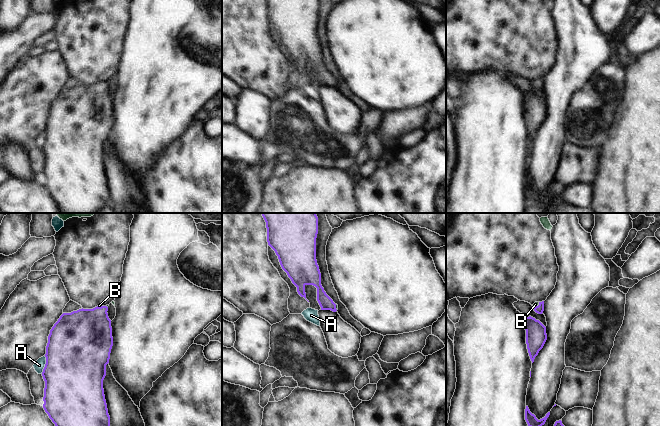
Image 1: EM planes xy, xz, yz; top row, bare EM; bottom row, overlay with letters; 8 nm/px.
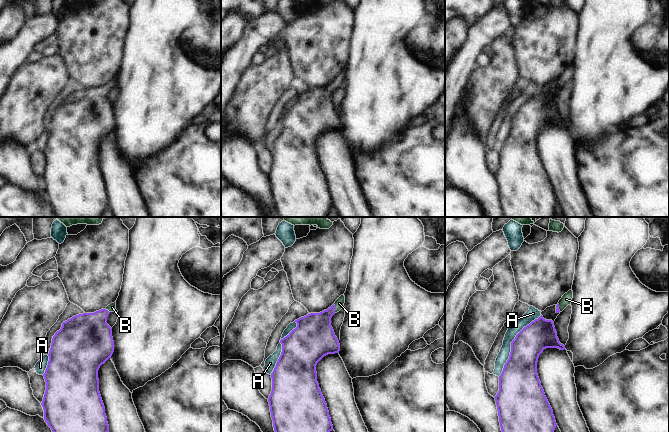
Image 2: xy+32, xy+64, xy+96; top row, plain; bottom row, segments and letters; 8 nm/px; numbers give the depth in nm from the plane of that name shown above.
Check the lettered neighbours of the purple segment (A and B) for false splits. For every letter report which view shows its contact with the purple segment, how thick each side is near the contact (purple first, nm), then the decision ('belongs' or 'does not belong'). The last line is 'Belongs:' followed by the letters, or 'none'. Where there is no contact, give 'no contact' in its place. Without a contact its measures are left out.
A: meets purple in xy; 480 nm thick on the purple side, 90 nm on the other; does not belong
B: meets purple in yz; 70 nm thick on the purple side, 40 nm on the other; belongs
Belongs: B

